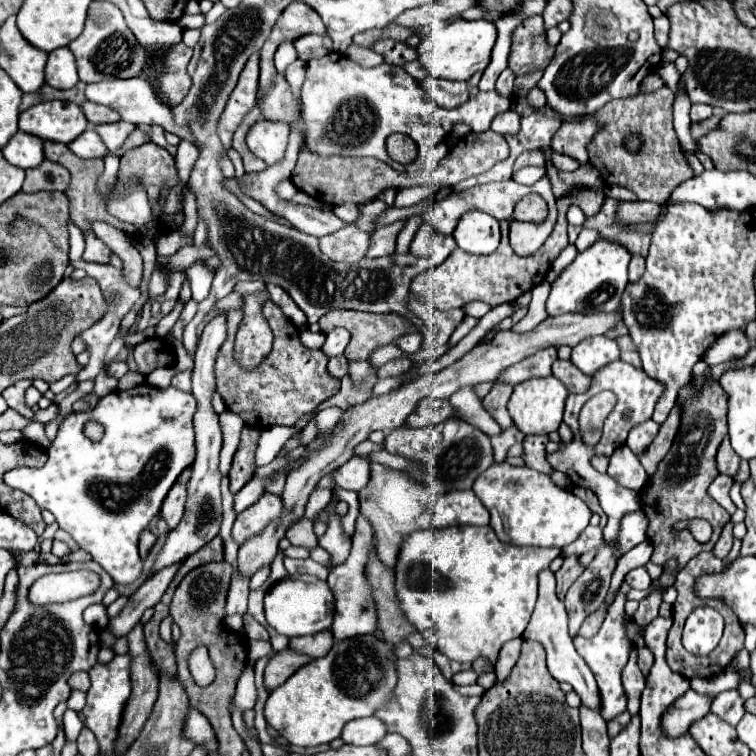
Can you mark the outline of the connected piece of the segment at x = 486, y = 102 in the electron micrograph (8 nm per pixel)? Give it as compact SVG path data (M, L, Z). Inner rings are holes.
M328 53L312 59L306 65L306 79L302 85L302 117L306 125L306 149L320 157L376 157L396 171L418 171L424 167L426 151L432 149L452 131L456 123L470 125L472 133L484 133L496 115L510 111L512 99L494 91L480 91L456 109L442 109L428 95L416 79L402 67L378 65L364 69L340 53ZM404 133L418 145L418 159L410 165L392 161L386 153L386 137Z

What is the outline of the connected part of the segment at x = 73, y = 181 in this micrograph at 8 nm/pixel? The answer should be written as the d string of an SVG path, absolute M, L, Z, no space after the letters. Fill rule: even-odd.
M44 141L44 157L52 159L54 163L62 163L70 171L70 185L64 191L64 195L70 201L70 219L76 225L80 225L82 231L90 231L92 221L104 221L104 223L110 223L112 227L116 227L120 231L126 231L130 235L138 235L140 229L128 227L128 223L120 223L116 217L106 213L106 203L108 201L104 201L96 191L96 181L102 175L102 159L78 159L72 151L68 151L68 147L64 143L56 143L56 141Z

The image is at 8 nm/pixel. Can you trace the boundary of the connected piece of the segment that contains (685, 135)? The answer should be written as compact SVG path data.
M680 91L674 101L674 129L676 129L680 143L690 153L694 153L694 139L690 135L690 101L684 91Z

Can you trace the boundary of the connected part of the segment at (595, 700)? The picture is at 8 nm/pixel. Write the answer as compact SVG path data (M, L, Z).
M544 569L540 573L540 591L538 591L538 601L536 601L536 609L532 613L532 619L524 631L524 639L532 639L542 643L544 651L546 651L546 659L548 659L548 671L552 675L556 675L558 681L566 681L574 687L574 691L580 695L581 703L588 709L594 709L600 713L600 691L596 685L596 679L590 671L590 667L584 663L584 659L576 653L574 645L572 645L572 637L568 635L568 617L566 617L566 609L564 603L556 597L556 579L554 573L550 569Z

